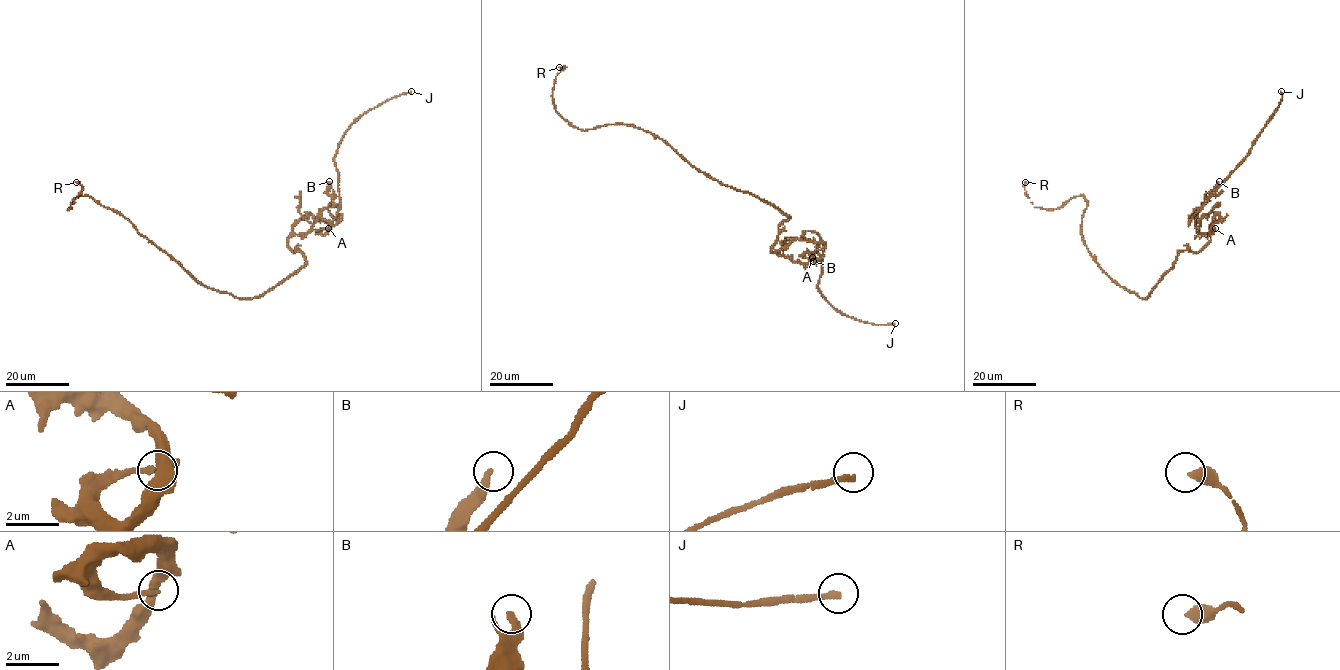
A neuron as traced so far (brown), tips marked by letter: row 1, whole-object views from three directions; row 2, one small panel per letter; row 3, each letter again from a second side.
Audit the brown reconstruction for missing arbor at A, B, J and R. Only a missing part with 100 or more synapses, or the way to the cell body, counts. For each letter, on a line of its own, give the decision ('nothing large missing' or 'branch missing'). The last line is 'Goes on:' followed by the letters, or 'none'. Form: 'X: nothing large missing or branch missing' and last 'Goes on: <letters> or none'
A: nothing large missing
B: nothing large missing
J: branch missing
R: nothing large missing
Goes on: J

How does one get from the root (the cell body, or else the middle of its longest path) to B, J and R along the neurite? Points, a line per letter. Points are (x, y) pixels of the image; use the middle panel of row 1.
B: (767, 201), (790, 218), (778, 227), (771, 253), (805, 237), (817, 244), (811, 253), (813, 261)
J: (767, 201), (790, 218), (771, 253), (815, 232), (823, 248), (818, 288), (825, 298), (848, 317), (895, 323)
R: (767, 201), (707, 176), (636, 127), (571, 125), (553, 101), (554, 79), (566, 67), (559, 67)

